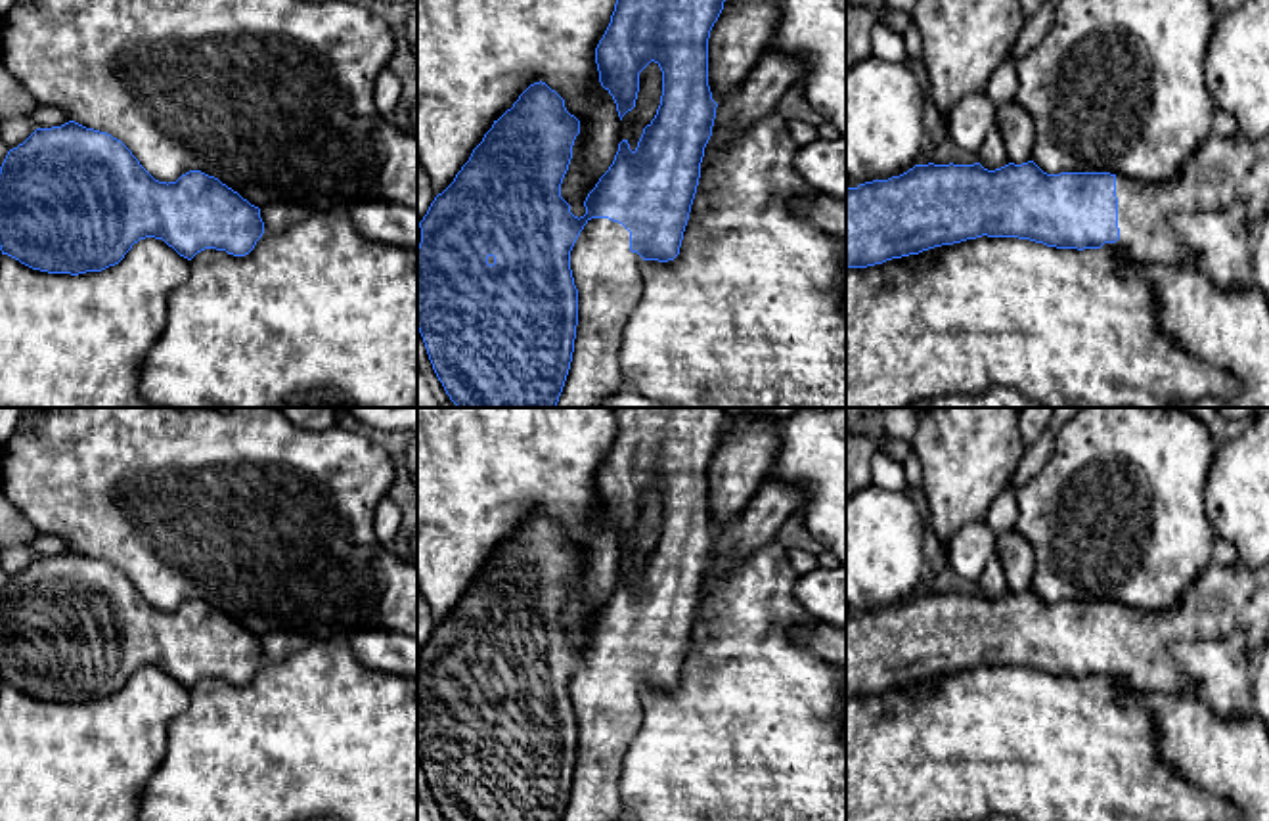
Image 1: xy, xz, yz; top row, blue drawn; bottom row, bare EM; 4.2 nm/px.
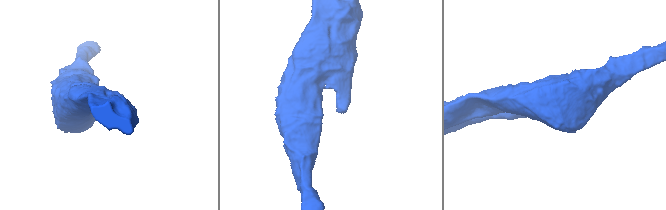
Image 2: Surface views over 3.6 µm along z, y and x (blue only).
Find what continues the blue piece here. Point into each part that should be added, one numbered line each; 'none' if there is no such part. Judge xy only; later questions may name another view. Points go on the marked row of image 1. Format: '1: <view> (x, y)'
none

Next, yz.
1: yz (1222, 171)

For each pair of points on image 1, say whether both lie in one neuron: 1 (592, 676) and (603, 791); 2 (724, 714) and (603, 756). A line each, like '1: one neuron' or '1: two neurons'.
1: one neuron
2: two neurons

